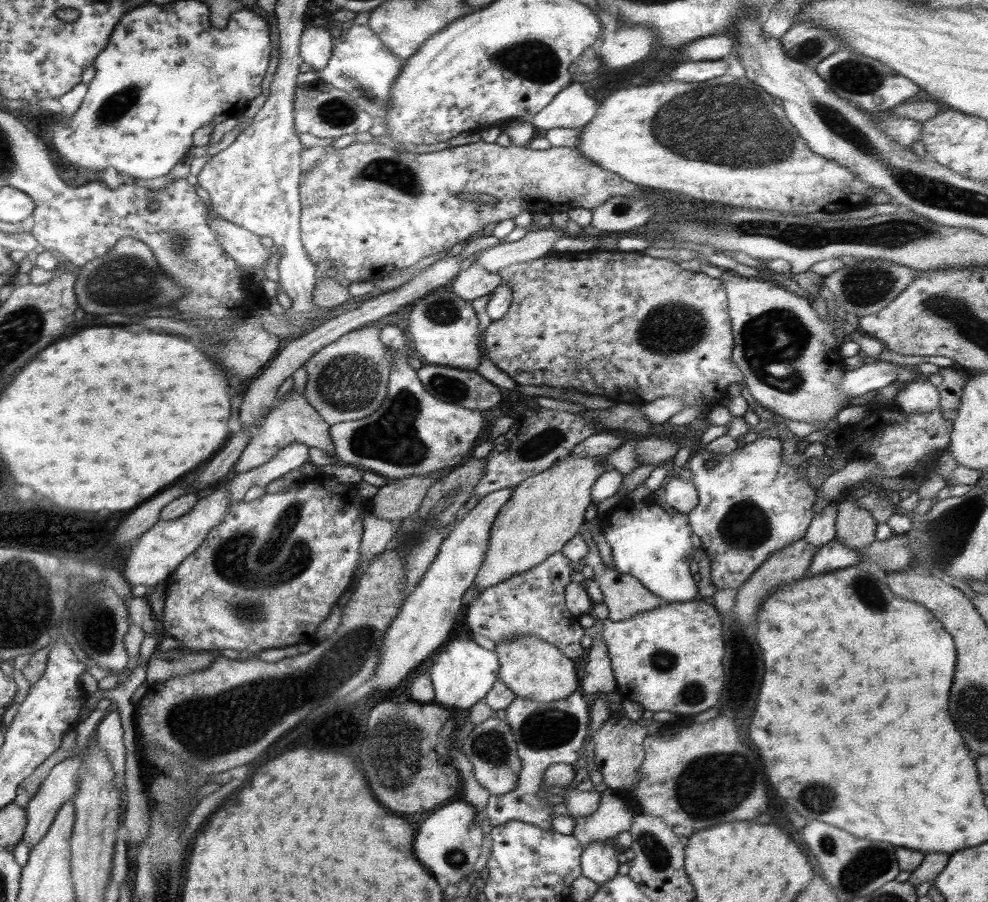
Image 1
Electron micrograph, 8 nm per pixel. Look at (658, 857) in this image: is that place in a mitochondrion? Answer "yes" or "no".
yes

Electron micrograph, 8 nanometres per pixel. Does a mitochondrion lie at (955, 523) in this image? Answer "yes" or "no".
yes

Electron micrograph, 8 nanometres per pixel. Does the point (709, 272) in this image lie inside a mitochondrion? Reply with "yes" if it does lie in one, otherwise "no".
no

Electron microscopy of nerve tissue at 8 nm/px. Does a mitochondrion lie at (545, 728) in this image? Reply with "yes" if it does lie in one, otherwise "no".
yes

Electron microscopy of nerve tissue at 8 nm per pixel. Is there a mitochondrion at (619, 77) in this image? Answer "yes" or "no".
no

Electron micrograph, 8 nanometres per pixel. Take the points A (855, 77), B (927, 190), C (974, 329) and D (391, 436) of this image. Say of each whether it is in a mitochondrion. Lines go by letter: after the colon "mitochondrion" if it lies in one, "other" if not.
A: mitochondrion
B: mitochondrion
C: mitochondrion
D: mitochondrion

